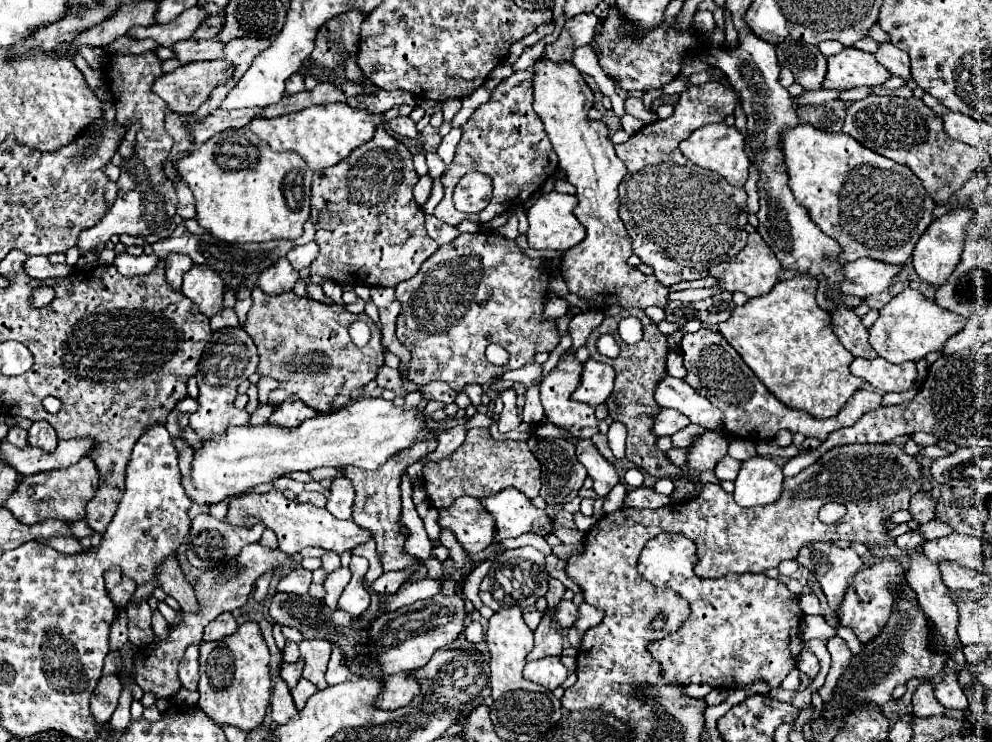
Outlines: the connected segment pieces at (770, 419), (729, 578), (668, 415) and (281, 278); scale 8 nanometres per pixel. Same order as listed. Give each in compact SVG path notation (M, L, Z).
M700 328L694 334L684 334L682 338L682 354L684 354L684 366L688 370L686 382L694 386L694 390L708 398L714 406L718 406L724 412L724 430L736 438L744 440L772 440L778 430L790 430L800 432L804 436L812 436L818 440L826 440L830 432L846 428L856 424L866 412L876 410L882 406L882 394L872 390L858 390L850 402L832 418L816 420L804 410L792 410L786 404L782 404L758 378L756 374L746 366L746 362L736 354L736 350L724 340L720 332L714 332L710 328Z
M658 534L652 538L638 560L638 572L658 588L672 588L689 601L690 618L680 624L674 634L648 644L648 652L660 664L660 674L670 686L686 686L690 682L708 684L712 688L734 690L738 686L766 682L770 688L780 686L780 682L796 668L796 658L802 650L802 640L798 636L798 626L802 620L802 610L798 596L792 594L782 580L772 580L764 574L726 574L718 580L700 578L694 573L696 546L690 538L682 534Z
M664 408L656 416L656 434L658 436L672 436L688 424L690 422L688 422L688 418L684 418L684 414L680 414L678 410L672 410L672 408Z
M280 258L274 266L266 268L260 278L258 278L258 286L266 292L266 294L282 294L282 292L290 292L294 282L298 280L298 272L290 266L290 262L286 258Z

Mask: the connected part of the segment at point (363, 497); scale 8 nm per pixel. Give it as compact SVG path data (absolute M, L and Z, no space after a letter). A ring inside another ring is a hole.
M428 438L424 442L414 442L412 446L400 450L400 454L390 456L388 462L374 472L360 470L360 468L354 468L354 466L346 468L346 478L350 478L352 484L356 486L356 504L354 504L352 520L360 528L368 530L372 534L372 538L376 540L376 550L378 550L378 556L384 564L384 572L402 570L410 564L416 564L416 558L404 552L404 540L406 538L400 538L400 526L402 526L400 524L400 510L402 510L402 506L400 506L400 476L410 464L414 464L420 458L434 452L436 446L438 446L436 438Z

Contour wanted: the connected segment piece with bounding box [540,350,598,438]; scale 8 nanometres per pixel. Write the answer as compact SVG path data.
M568 350L568 352L562 354L562 358L560 358L560 362L556 366L558 368L554 368L550 374L546 374L542 378L542 382L540 382L540 400L542 400L542 406L544 406L546 418L554 426L568 430L572 436L592 438L598 432L598 422L596 422L596 416L594 416L594 408L592 406L584 406L582 402L574 402L570 398L572 392L576 390L576 386L580 384L578 374L574 370L570 370L570 368L582 368L582 362L576 360L574 350Z

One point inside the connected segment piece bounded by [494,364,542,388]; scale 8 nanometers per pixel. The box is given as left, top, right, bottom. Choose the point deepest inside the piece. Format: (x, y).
(528, 375)

